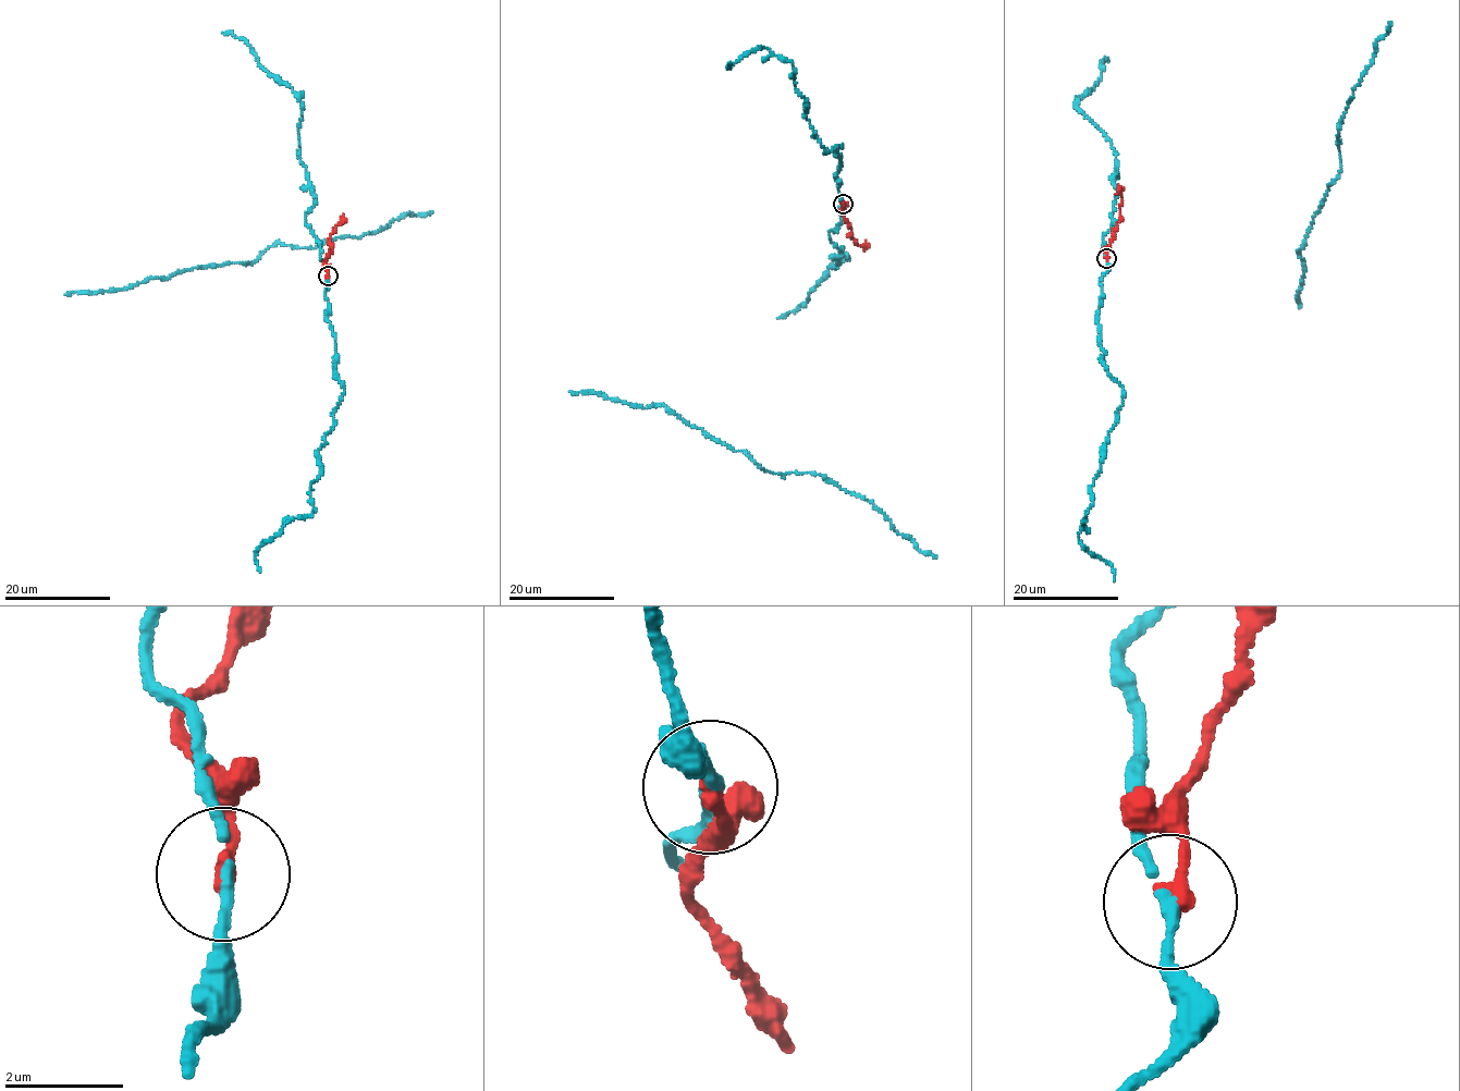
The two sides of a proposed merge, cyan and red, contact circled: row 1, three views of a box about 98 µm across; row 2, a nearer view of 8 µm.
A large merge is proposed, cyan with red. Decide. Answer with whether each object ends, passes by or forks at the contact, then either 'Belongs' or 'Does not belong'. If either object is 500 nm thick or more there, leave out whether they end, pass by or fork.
At the ring cyan passes by. At the ring red ends. Does not belong

